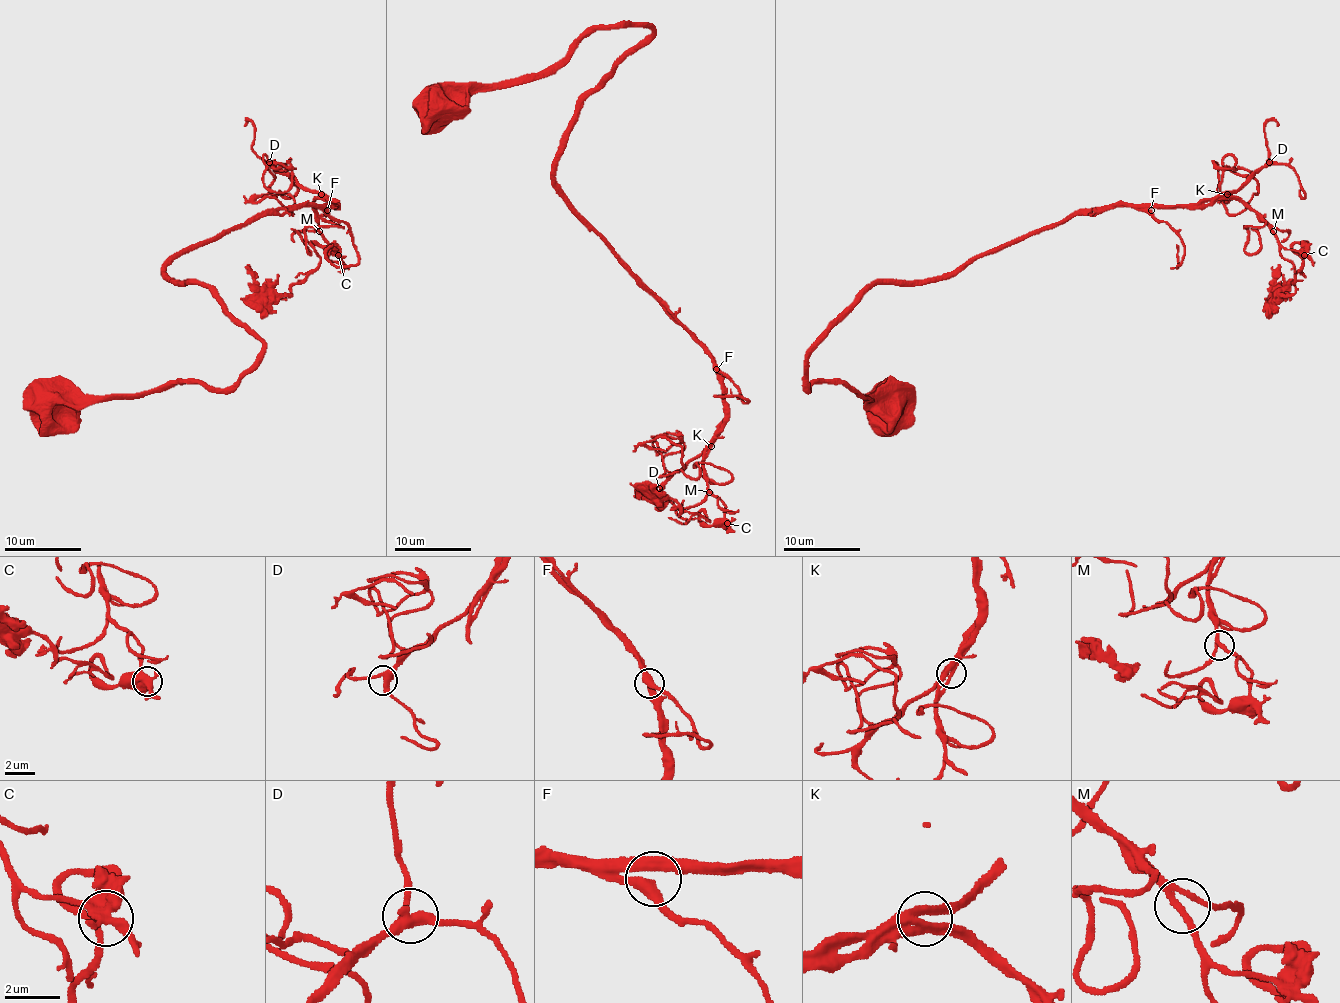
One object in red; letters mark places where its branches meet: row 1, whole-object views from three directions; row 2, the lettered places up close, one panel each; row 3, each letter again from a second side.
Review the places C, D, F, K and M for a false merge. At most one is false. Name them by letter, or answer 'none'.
none

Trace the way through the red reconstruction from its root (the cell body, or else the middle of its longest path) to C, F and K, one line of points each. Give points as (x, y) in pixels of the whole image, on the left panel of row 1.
C: (51, 403), (229, 389), (256, 361), (208, 288), (164, 273), (180, 254), (325, 198), (338, 255)
F: (51, 403), (185, 382), (229, 389), (262, 343), (208, 288), (164, 269), (264, 215), (327, 210)
K: (51, 403), (185, 382), (229, 389), (262, 343), (208, 288), (164, 269), (264, 215), (335, 206), (321, 194)

